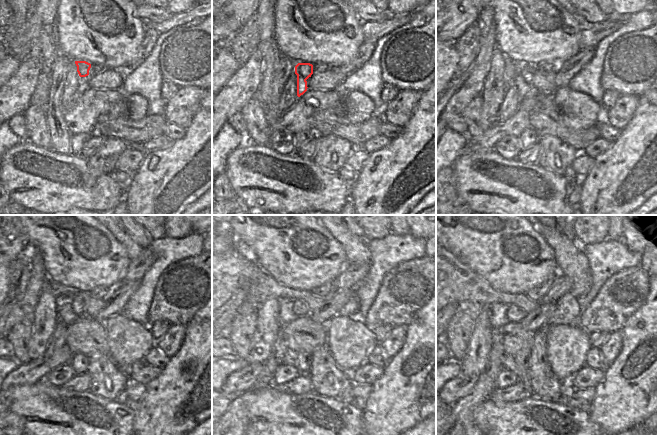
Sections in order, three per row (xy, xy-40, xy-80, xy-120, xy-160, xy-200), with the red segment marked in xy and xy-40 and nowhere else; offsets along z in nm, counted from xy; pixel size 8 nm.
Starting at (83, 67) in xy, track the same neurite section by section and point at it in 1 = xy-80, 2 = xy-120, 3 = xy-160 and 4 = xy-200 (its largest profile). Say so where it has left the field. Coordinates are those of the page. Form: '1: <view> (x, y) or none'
1: xy-80 (522, 81)
2: xy-120 (69, 309)
3: xy-160 (289, 311)
4: xy-200 (514, 314)

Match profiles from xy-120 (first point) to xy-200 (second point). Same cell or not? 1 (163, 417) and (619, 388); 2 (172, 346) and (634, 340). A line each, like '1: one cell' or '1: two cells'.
1: one cell
2: two cells

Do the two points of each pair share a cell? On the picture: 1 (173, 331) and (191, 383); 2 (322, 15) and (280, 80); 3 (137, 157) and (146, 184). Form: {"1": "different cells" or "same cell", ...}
{"1": "different cells", "2": "different cells", "3": "different cells"}

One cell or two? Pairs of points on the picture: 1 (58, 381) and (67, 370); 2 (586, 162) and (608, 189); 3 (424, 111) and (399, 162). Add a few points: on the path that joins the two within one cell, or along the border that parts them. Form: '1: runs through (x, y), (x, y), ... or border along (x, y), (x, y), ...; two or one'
1: runs through (59, 378), (64, 373); one
2: border along (593, 159), (593, 165), (585, 177); two
3: runs through (424, 124), (424, 137), (412, 149); one

